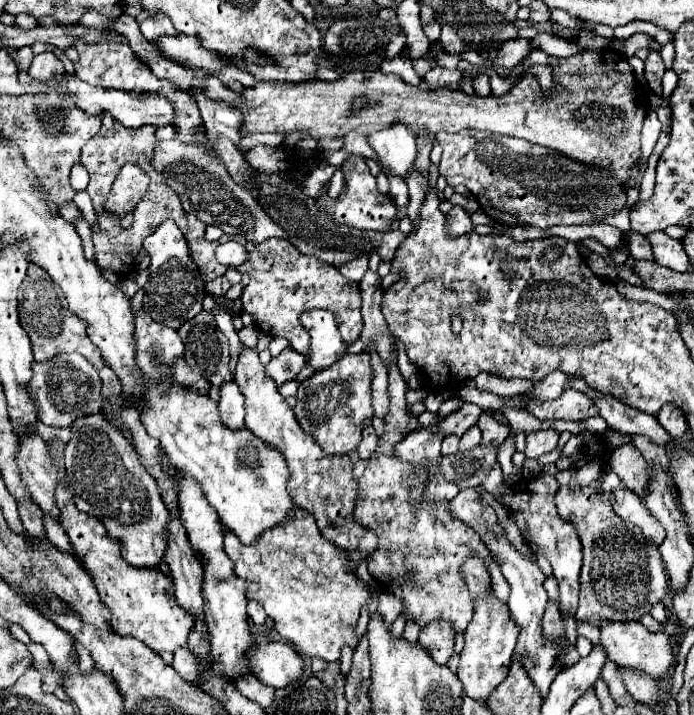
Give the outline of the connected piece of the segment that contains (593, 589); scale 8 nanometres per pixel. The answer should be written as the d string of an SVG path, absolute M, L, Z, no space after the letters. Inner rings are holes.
M593 481L593 483L591 483L591 485L587 485L587 487L573 487L573 489L571 489L571 487L559 487L557 497L555 497L555 505L557 505L559 515L561 515L563 519L571 521L571 523L577 527L577 533L579 533L581 543L583 543L581 593L579 593L579 609L577 609L577 613L575 613L575 619L577 619L577 621L591 623L593 627L601 627L601 623L603 623L603 621L621 621L621 623L625 623L625 621L639 621L645 613L649 613L649 611L651 611L651 607L653 607L655 603L661 603L661 599L665 597L665 593L667 593L667 589L669 589L669 575L665 573L665 565L663 565L663 559L661 559L661 553L659 553L657 545L653 545L651 541L647 541L647 539L643 537L641 529L637 529L635 525L631 525L631 523L623 521L623 519L621 519L621 517L617 517L615 513L611 513L611 507L607 507L605 503L601 503L601 501L599 501L599 483L597 483L597 481Z

